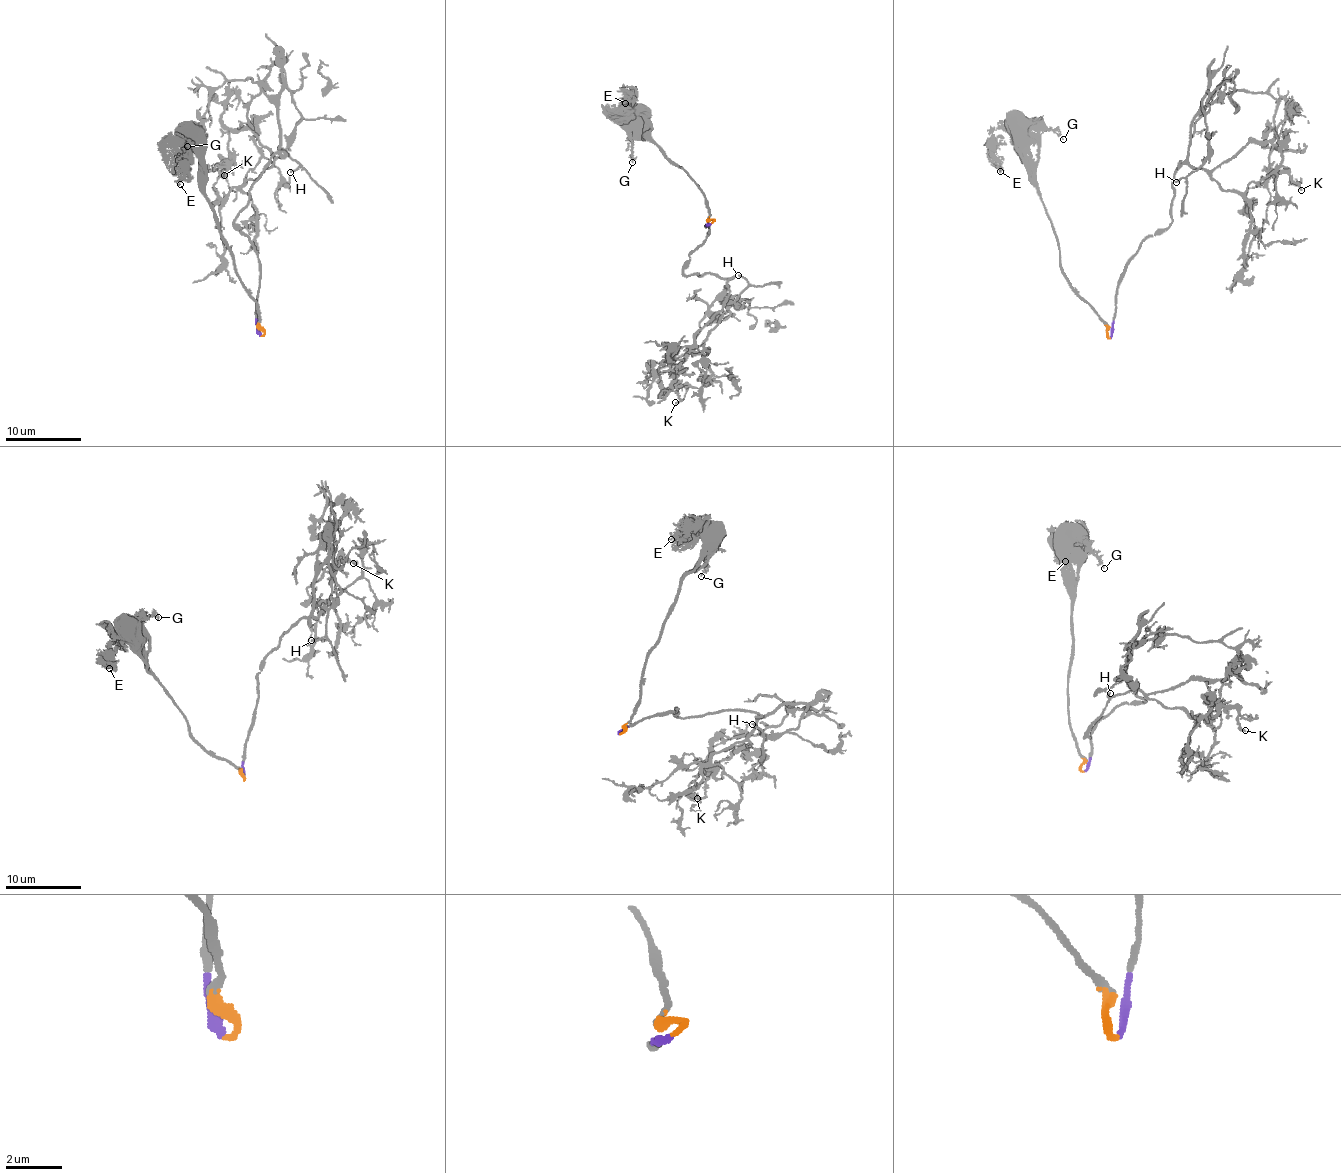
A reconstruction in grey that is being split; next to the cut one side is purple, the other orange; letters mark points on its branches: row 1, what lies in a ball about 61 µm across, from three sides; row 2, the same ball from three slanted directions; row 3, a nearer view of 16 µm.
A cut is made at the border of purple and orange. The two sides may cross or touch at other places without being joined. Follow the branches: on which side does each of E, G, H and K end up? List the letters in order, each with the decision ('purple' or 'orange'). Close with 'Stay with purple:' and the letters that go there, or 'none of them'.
E: orange
G: orange
H: purple
K: purple
Stay with purple: H, K

